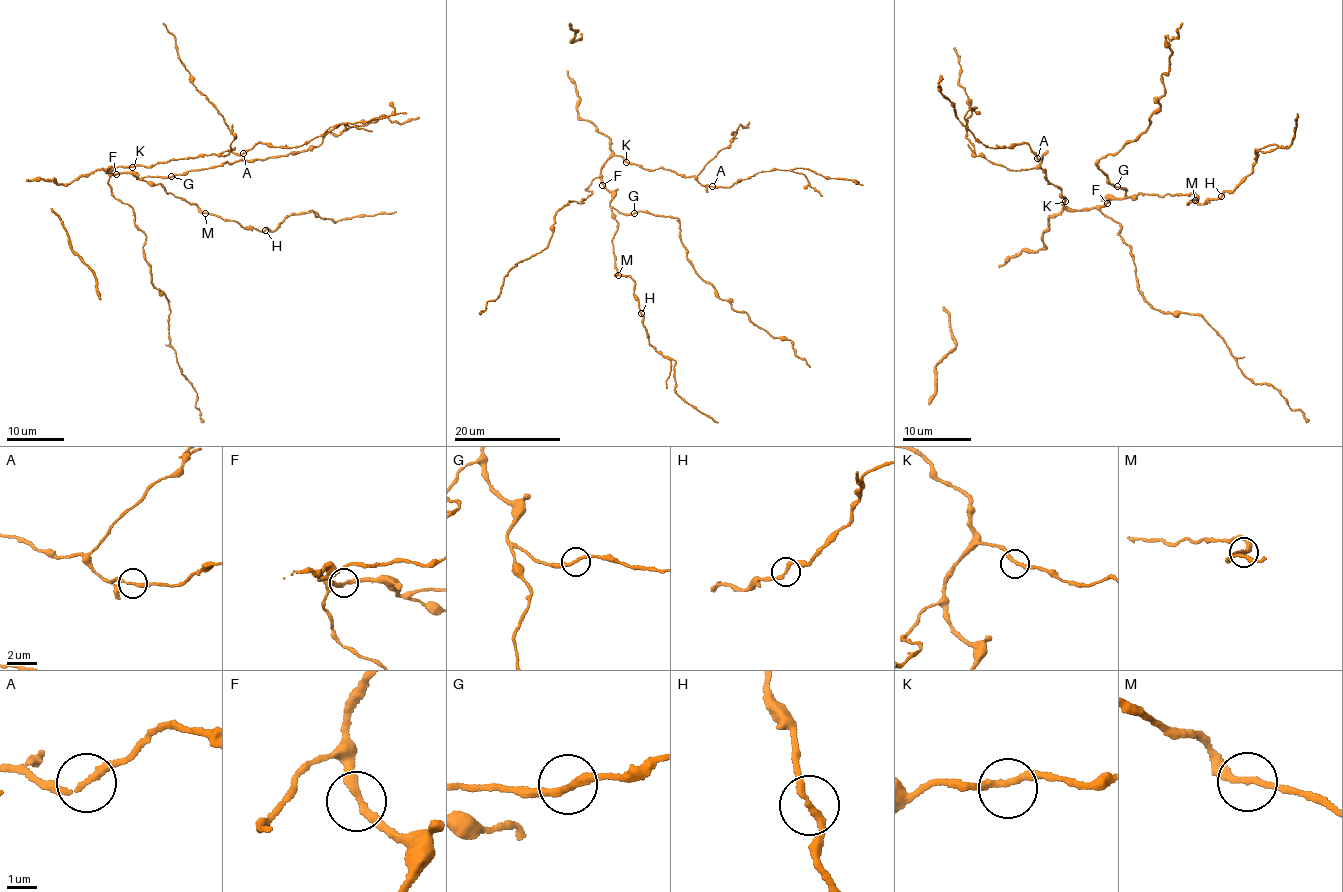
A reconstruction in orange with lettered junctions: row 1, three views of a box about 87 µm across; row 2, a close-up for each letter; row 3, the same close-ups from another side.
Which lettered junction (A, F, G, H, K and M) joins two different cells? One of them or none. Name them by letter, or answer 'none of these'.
none of these

